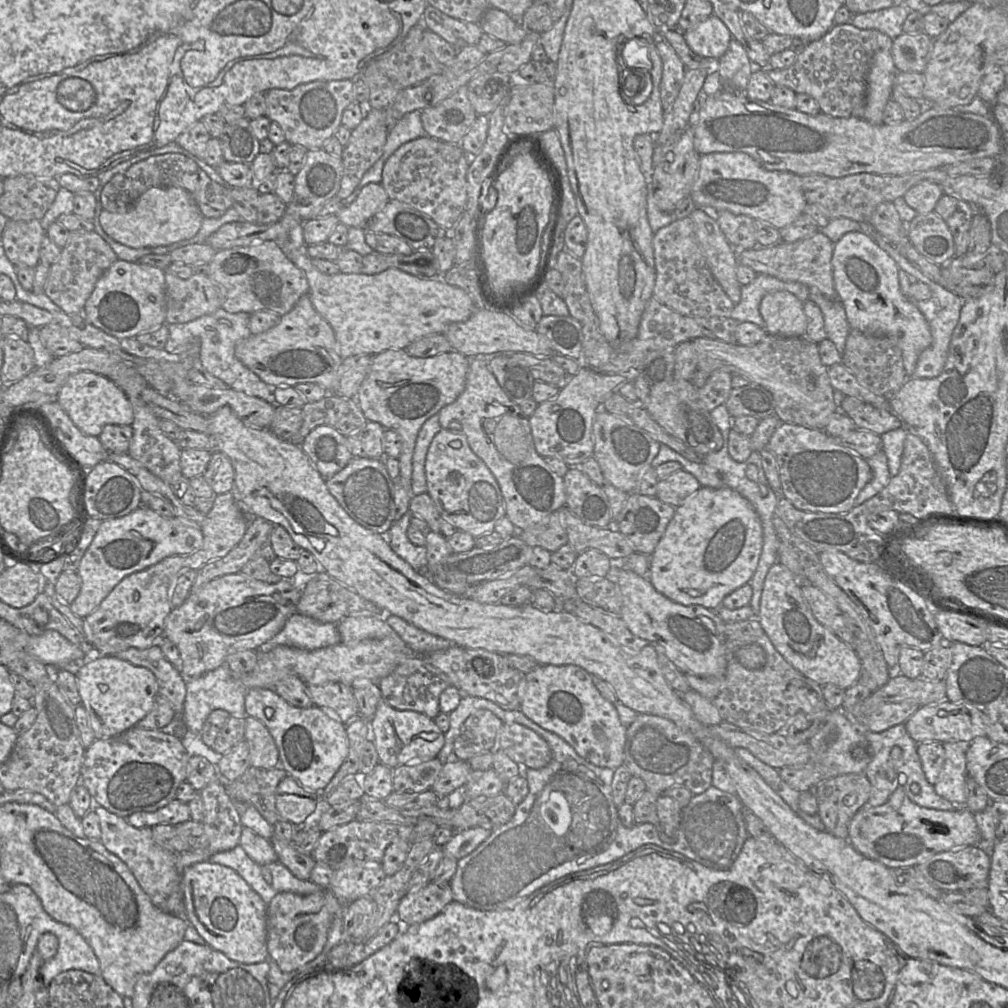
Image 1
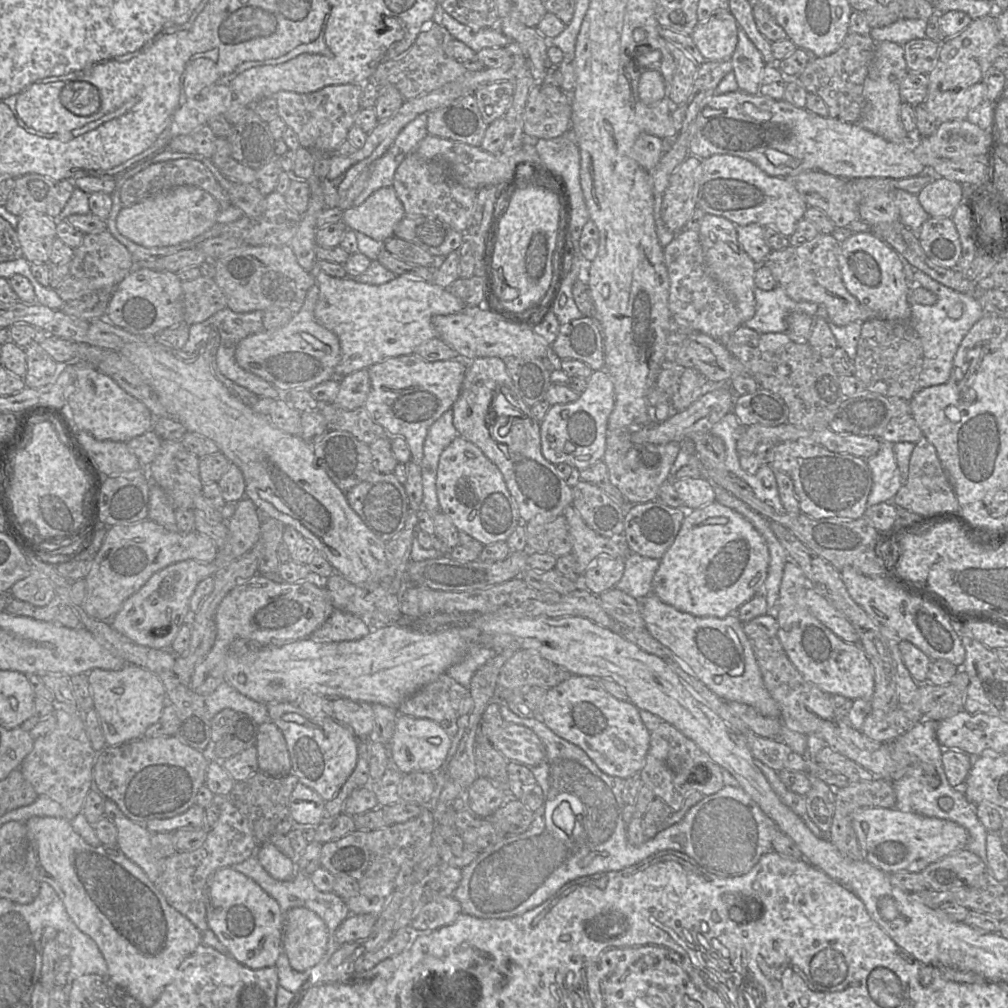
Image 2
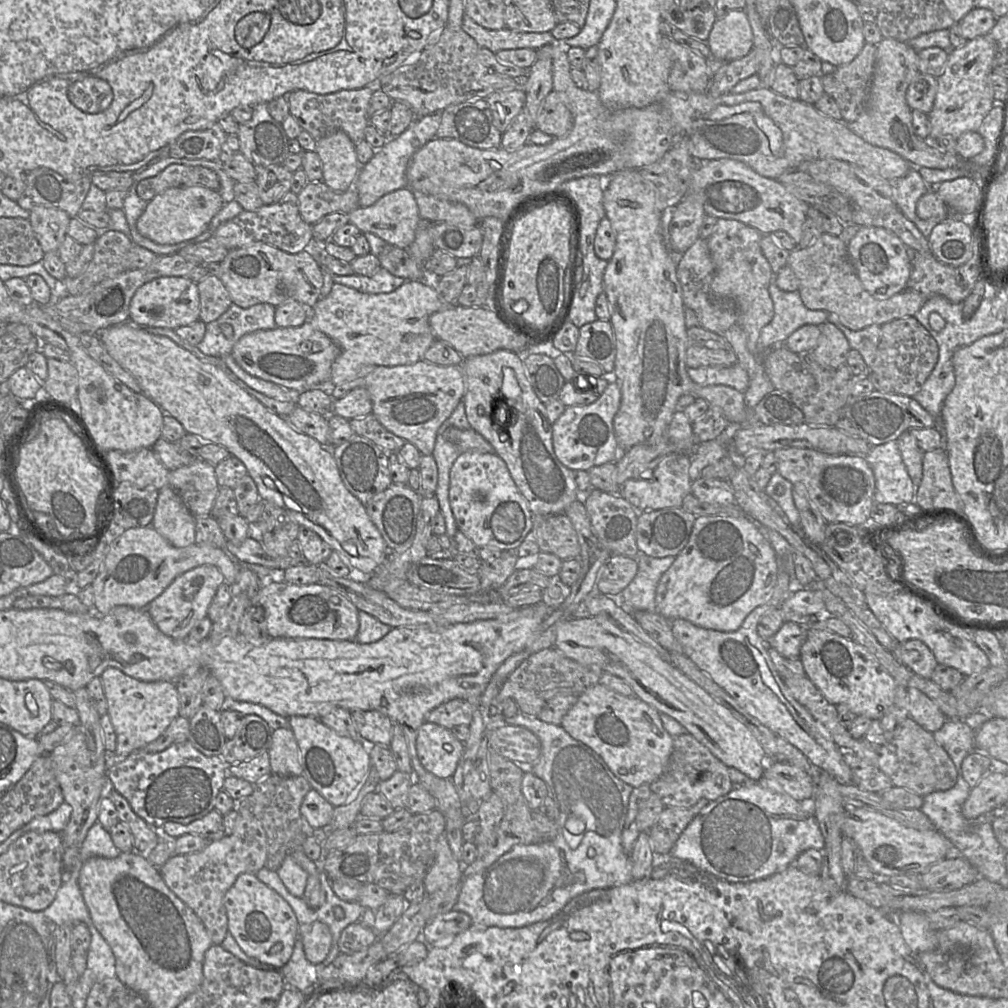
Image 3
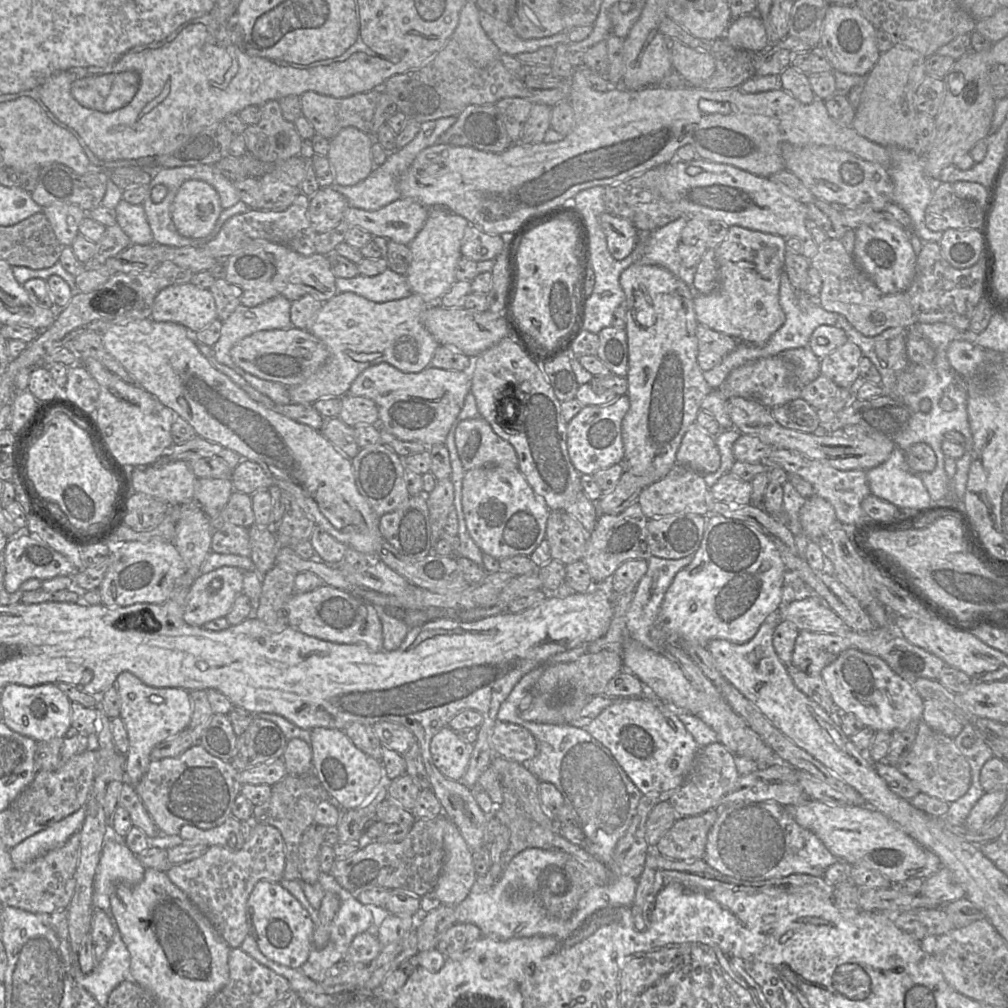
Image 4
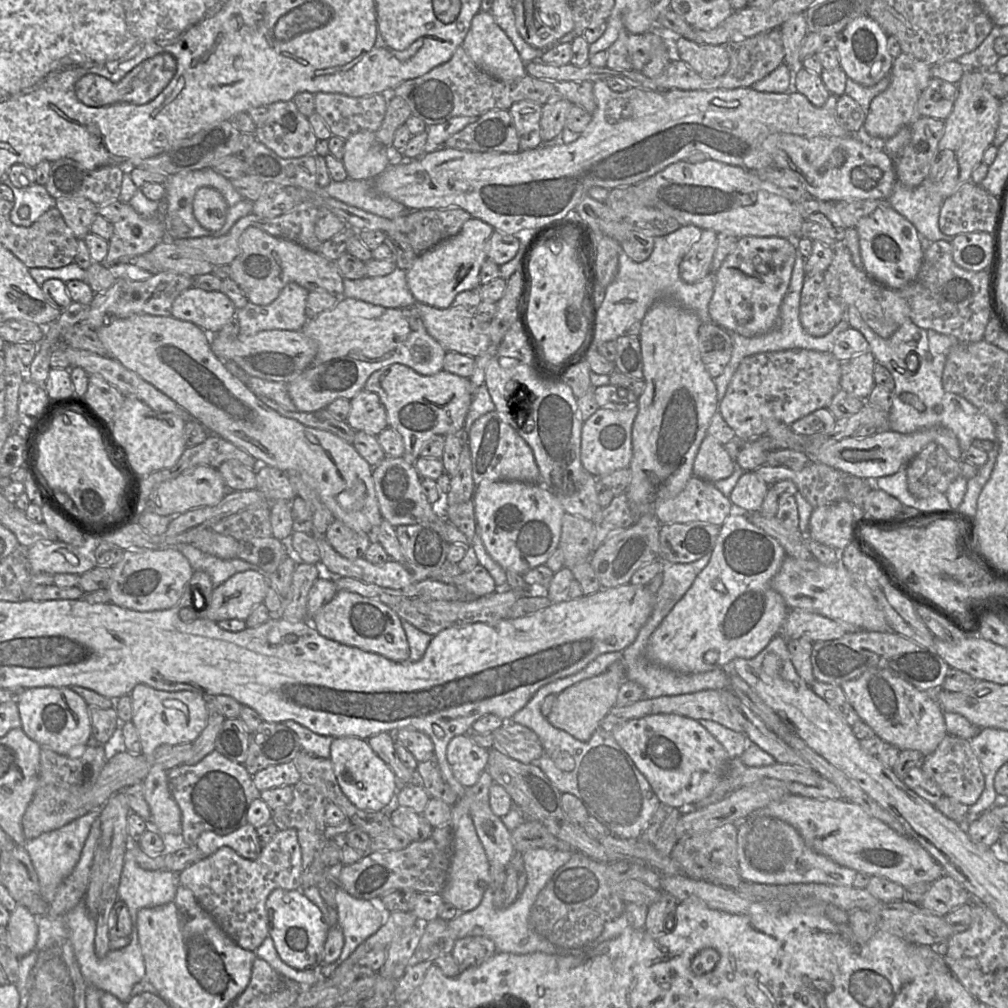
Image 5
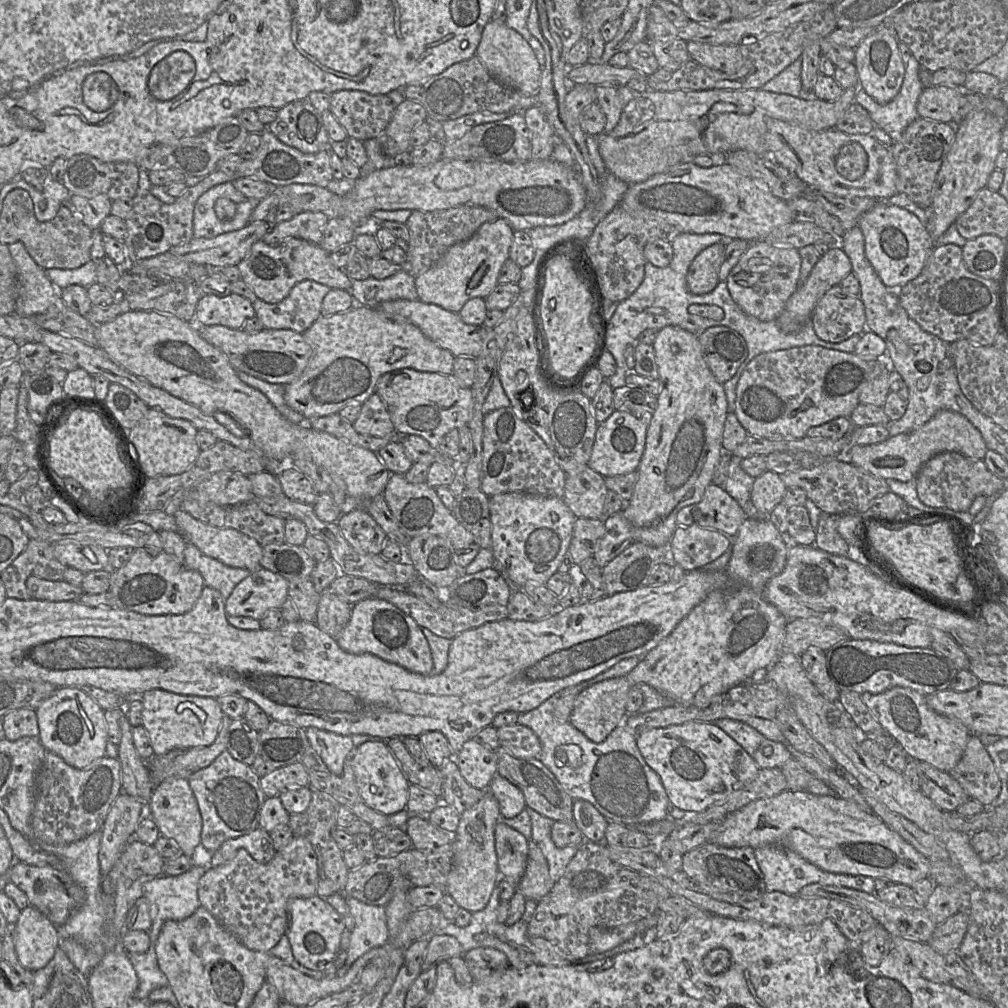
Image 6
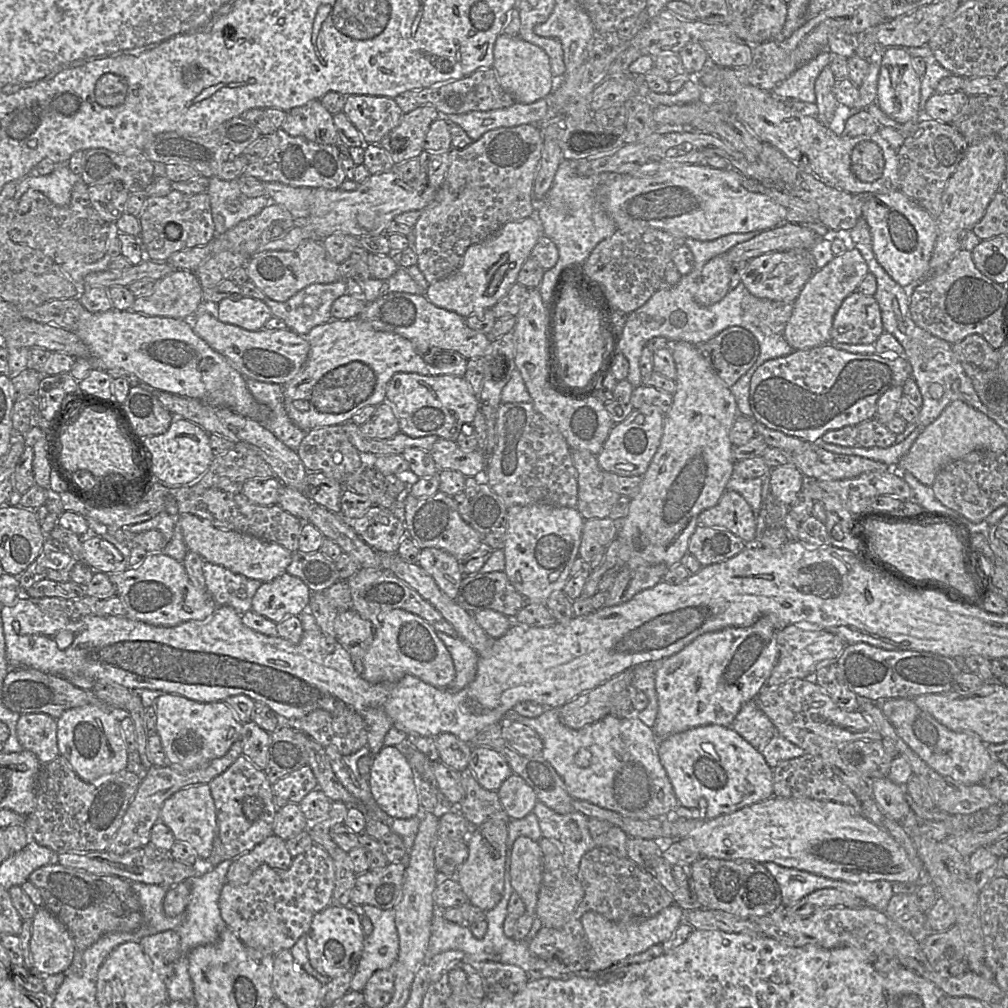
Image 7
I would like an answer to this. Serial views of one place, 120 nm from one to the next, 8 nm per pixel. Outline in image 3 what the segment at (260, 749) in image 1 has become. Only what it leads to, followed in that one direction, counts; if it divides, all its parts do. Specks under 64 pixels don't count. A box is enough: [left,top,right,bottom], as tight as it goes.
[268,729,302,776]

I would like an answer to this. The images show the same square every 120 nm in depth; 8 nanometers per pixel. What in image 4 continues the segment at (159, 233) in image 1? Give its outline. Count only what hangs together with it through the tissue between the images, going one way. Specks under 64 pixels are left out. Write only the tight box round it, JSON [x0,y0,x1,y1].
[171,179,223,238]

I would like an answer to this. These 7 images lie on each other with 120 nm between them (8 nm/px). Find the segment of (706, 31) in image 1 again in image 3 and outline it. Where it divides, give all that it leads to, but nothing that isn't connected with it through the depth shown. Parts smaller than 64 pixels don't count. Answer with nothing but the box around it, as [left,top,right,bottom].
[706,10,753,62]

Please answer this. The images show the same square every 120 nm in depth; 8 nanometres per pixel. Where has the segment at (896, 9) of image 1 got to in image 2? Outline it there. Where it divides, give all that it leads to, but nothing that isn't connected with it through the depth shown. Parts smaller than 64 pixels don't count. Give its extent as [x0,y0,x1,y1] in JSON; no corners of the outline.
[870,19,926,45]

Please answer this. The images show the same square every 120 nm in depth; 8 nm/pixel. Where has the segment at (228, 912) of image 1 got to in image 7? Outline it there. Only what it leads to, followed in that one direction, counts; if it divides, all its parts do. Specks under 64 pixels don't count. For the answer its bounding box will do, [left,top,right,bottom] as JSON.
[303,905,366,979]

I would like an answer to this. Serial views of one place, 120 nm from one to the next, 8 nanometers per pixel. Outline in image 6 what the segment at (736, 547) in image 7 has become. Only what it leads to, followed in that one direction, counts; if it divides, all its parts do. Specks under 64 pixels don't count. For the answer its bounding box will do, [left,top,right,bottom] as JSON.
[667,526,732,572]

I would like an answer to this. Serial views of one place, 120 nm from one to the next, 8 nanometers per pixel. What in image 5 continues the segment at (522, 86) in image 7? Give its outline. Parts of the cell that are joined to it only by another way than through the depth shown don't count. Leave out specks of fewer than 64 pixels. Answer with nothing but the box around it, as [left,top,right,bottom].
[462,11,527,81]

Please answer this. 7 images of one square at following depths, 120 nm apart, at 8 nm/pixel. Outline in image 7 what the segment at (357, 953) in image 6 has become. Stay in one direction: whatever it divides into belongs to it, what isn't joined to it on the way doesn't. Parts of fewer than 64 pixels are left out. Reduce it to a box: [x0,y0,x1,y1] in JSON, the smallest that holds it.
[350,905,399,992]

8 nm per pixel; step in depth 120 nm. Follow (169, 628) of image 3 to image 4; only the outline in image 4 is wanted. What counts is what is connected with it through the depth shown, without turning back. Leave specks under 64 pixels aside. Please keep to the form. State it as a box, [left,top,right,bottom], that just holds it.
[184,566,244,626]

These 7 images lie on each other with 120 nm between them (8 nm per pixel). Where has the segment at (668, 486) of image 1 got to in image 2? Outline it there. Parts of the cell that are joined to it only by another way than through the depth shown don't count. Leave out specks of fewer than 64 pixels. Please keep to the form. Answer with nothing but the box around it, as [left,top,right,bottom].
[672,478,715,510]

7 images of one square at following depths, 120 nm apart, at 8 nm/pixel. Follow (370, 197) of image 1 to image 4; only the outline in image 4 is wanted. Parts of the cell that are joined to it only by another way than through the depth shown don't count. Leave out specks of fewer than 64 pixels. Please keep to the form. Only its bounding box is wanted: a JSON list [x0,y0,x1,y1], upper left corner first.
[343,197,428,245]

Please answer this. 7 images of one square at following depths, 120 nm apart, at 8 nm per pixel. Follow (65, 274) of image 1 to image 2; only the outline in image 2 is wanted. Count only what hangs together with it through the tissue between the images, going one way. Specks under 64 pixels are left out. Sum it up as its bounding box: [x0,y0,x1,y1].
[55,228,133,302]

